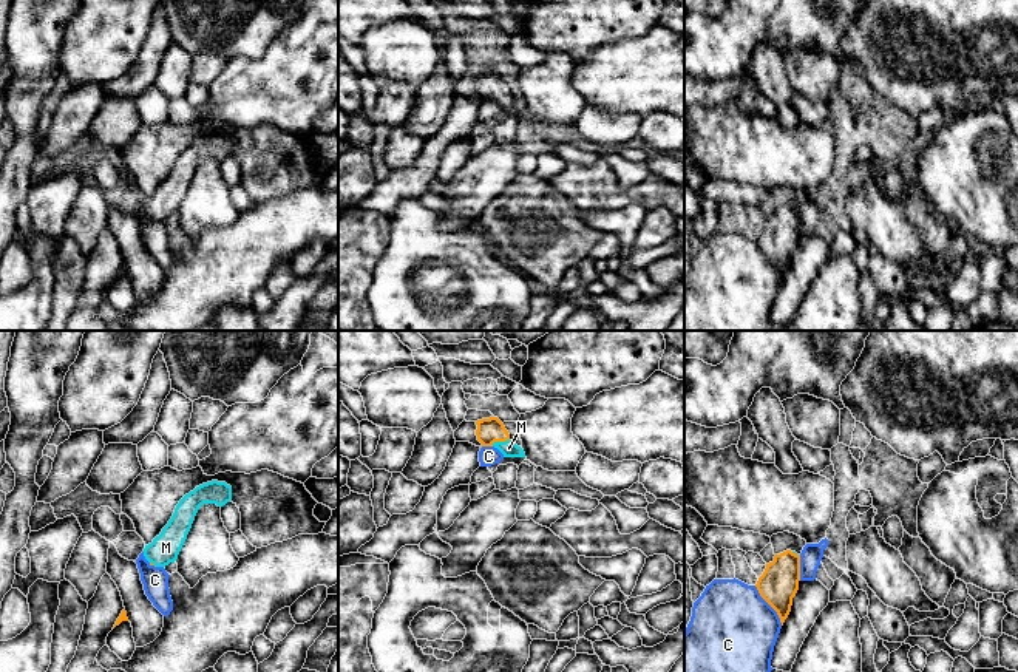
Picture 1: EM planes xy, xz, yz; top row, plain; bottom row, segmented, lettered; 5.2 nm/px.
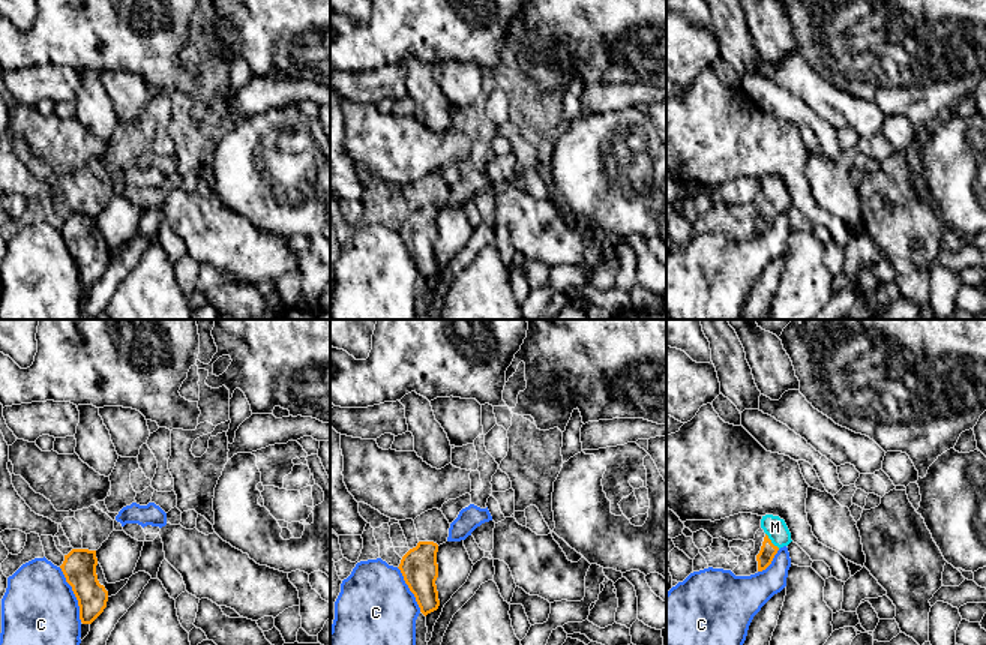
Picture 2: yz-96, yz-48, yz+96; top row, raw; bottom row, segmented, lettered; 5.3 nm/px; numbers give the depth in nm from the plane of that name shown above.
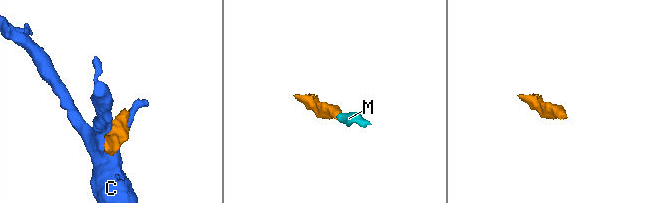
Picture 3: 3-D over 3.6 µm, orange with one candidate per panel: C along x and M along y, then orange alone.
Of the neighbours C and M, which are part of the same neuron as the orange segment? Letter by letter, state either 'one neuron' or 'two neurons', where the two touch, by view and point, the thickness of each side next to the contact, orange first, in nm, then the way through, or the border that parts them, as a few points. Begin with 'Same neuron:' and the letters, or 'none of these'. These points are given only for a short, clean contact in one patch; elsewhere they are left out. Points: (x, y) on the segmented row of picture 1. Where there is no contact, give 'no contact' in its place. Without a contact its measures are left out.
Same neuron: M
C: two neurons; contact yz (770, 604); calibres 200 and 440 nm
M: one neuron; contact xz (499, 441); calibres 130 and 90 nm; way xz (492, 430), (499, 441), (508, 448)

